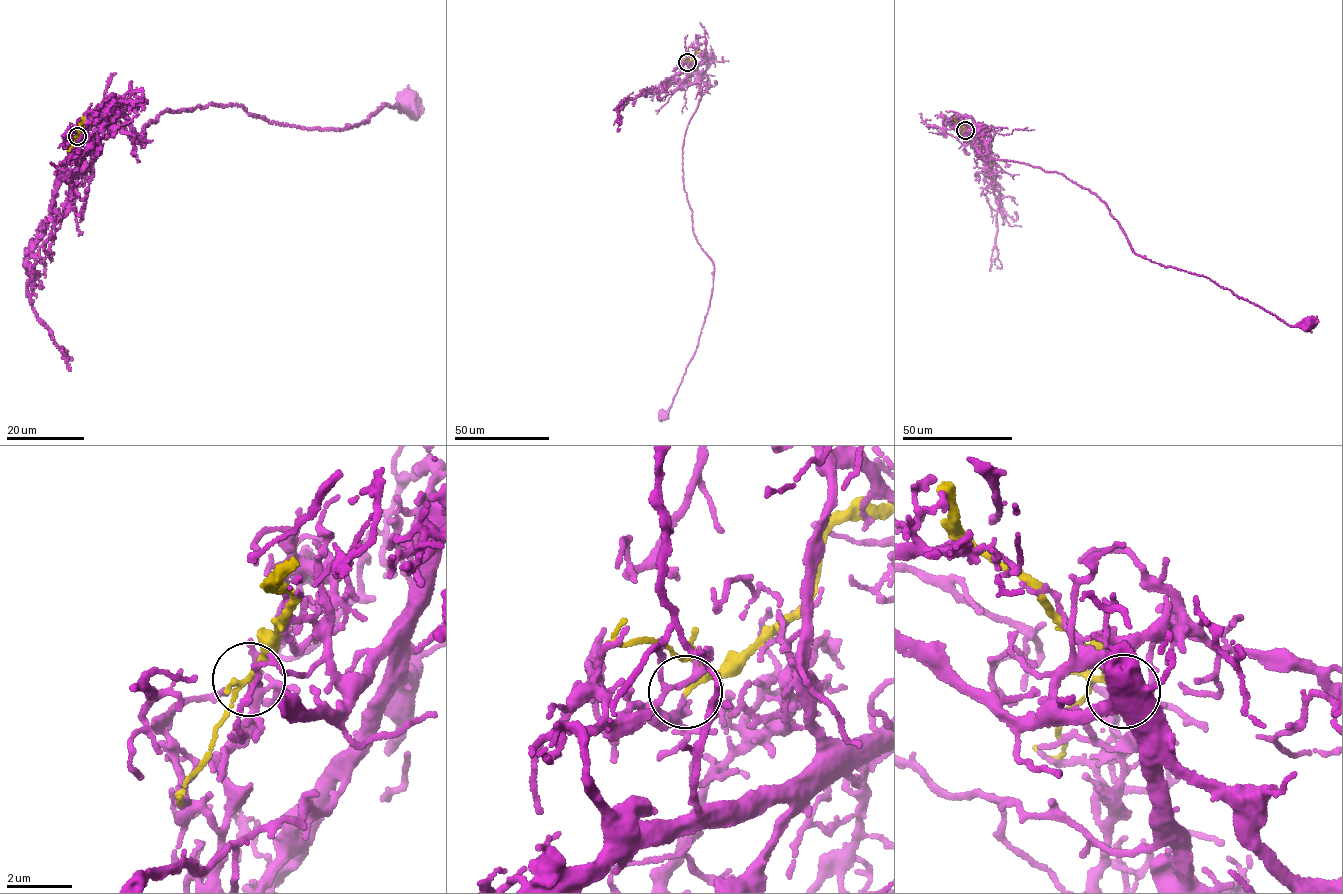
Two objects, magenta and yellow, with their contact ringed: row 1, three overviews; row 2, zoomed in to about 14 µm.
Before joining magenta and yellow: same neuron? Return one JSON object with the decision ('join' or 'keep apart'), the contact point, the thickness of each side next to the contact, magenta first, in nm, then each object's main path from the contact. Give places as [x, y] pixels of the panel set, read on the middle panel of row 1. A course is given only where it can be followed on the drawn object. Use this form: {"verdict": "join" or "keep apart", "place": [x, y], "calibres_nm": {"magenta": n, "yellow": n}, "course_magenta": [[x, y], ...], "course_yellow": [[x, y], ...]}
{"verdict": "keep apart", "place": [687, 62], "calibres_nm": {"magenta": 140, "yellow": 150}, "course_magenta": [[687, 62], [682, 68], [697, 67], [701, 96], [684, 137], [683, 187], [714, 275], [696, 350], [661, 413]], "course_yellow": [[687, 62], [700, 50]]}

